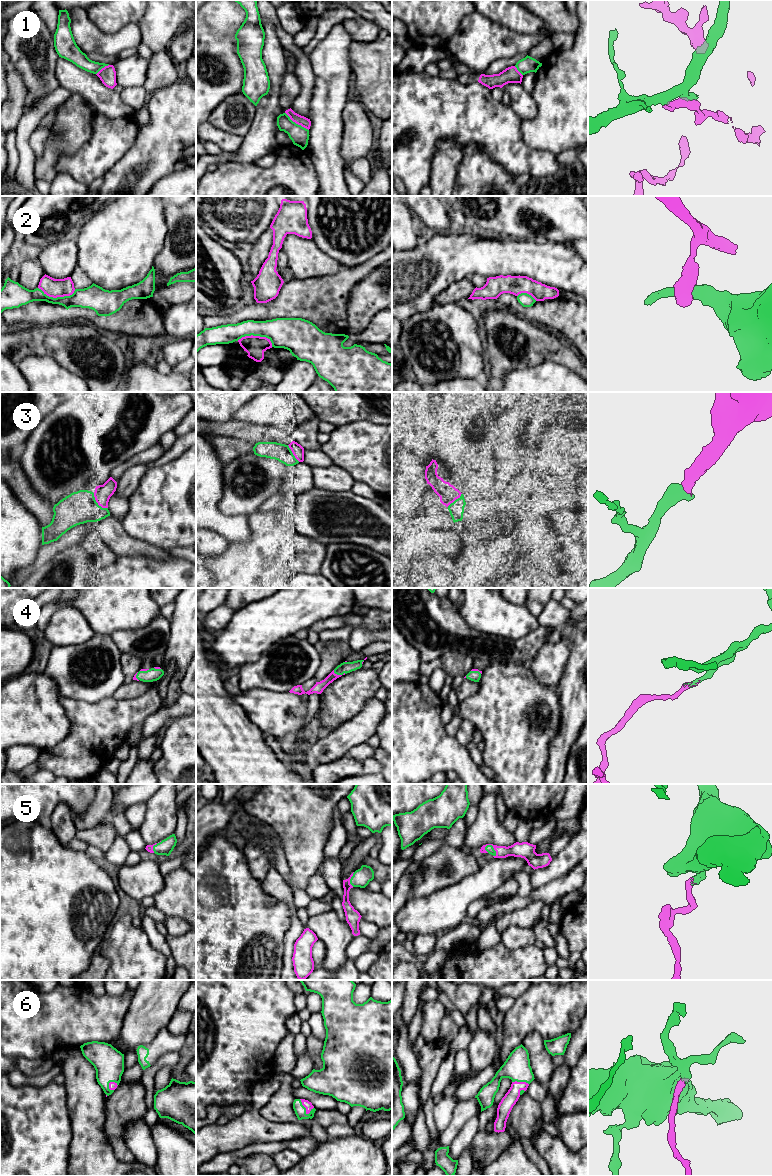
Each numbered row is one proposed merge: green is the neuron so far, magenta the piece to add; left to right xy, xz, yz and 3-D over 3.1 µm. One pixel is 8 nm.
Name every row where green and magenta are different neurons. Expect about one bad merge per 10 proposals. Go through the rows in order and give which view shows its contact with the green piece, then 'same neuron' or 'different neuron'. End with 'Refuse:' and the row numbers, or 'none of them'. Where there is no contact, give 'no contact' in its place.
1: xz | different neuron
2: xy | different neuron
3: xy | same neuron
4: xz | same neuron
5: yz | same neuron
6: xz | same neuron
Refuse: 1, 2

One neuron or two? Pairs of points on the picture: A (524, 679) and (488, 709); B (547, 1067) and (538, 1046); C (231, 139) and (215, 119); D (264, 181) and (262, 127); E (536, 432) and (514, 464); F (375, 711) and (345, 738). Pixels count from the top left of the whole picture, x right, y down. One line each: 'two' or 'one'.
A: one
B: one
C: two
D: two
E: one
F: one

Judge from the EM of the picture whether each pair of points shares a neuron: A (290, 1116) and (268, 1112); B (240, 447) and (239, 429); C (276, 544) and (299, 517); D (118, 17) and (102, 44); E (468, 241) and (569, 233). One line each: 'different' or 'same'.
A: same
B: different
C: different
D: different
E: different

